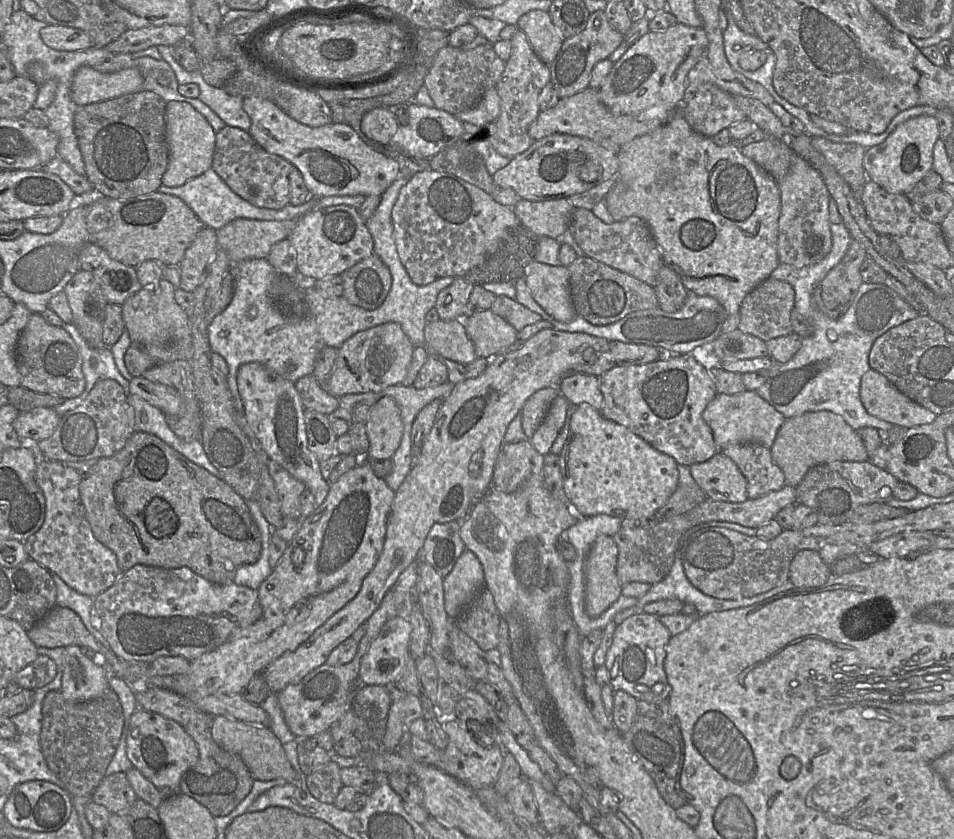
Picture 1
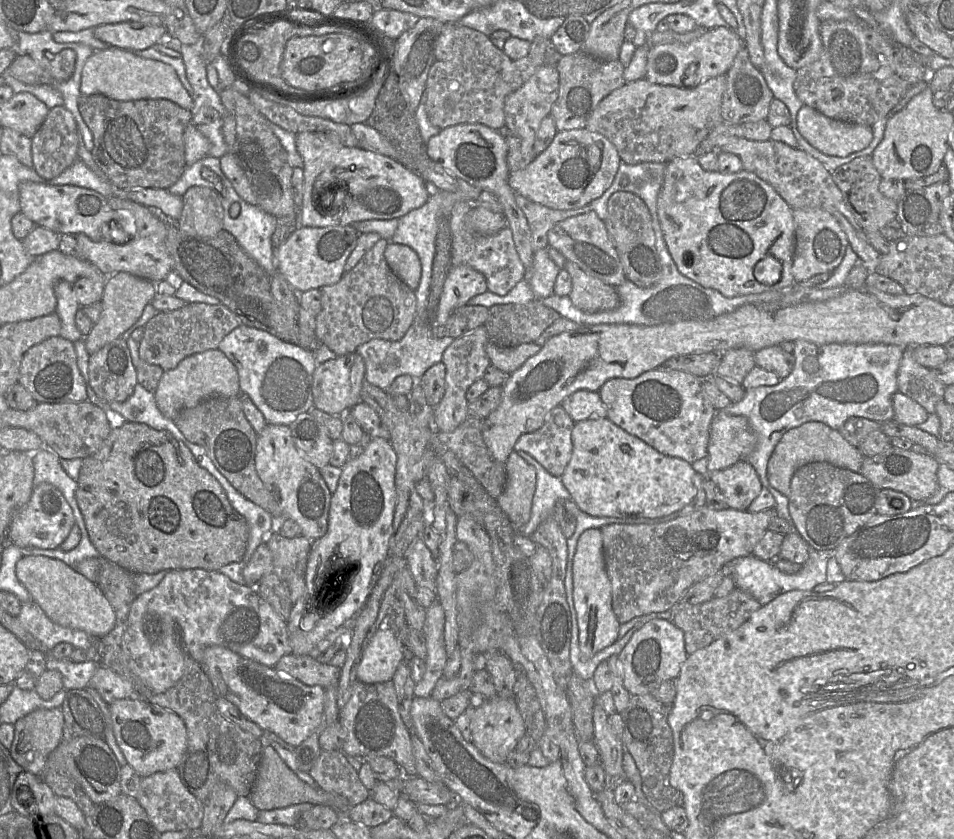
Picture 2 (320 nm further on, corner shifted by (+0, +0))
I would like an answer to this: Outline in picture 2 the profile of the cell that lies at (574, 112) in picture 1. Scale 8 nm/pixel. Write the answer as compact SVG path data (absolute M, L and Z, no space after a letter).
M725 74L705 80L700 85L693 88L683 88L672 85L659 85L651 83L645 78L636 80L634 82L626 82L623 86L615 89L600 101L600 103L593 111L590 119L588 120L585 129L592 132L598 132L603 136L605 136L610 142L614 144L621 160L630 165L635 165L643 162L668 163L669 161L675 158L688 157L695 152L698 145L705 139L705 137L710 133L710 131L717 124L723 121L721 116L721 104L726 86L727 86L727 77Z

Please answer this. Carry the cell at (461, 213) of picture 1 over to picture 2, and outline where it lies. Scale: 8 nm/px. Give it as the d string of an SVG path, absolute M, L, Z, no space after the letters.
M460 201L452 207L450 213L451 266L461 264L470 266L484 275L488 291L497 295L505 295L526 277L526 269L519 258L512 232L508 226L492 235L473 233L466 228L465 216L472 204L474 203Z

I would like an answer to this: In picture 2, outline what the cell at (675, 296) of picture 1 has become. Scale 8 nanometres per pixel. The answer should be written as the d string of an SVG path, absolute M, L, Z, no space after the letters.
M614 192L608 200L607 211L604 223L619 255L626 279L641 288L654 286L661 277L662 269L651 214L645 202L631 192Z

